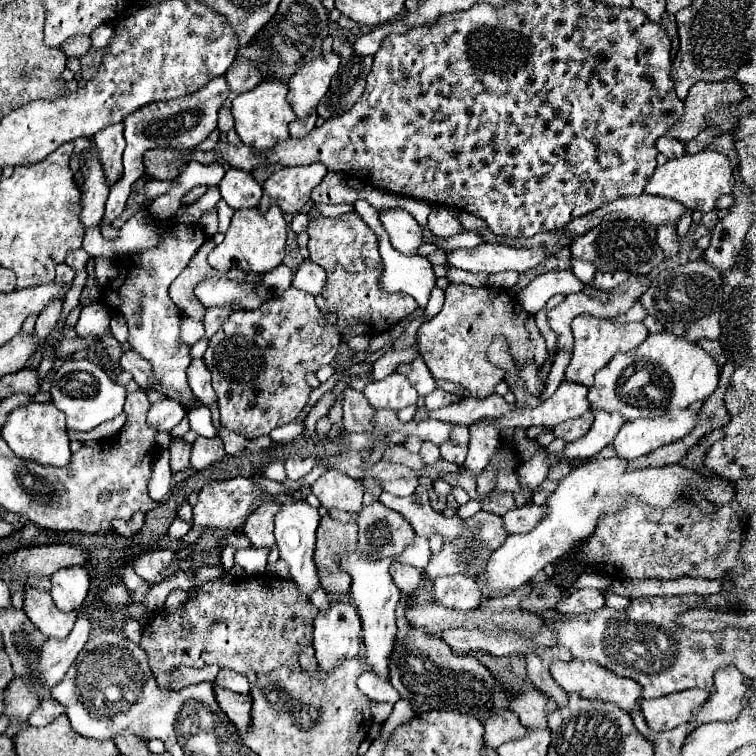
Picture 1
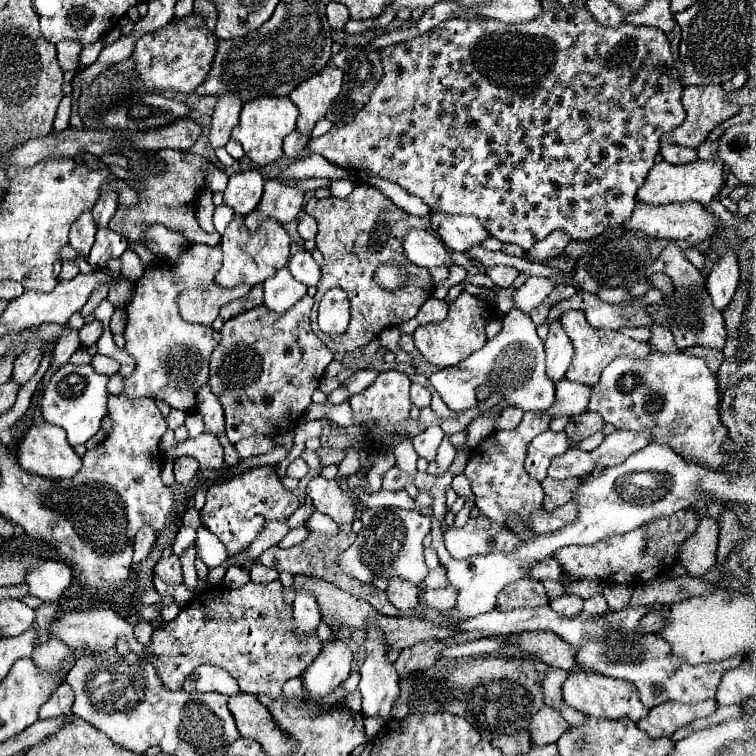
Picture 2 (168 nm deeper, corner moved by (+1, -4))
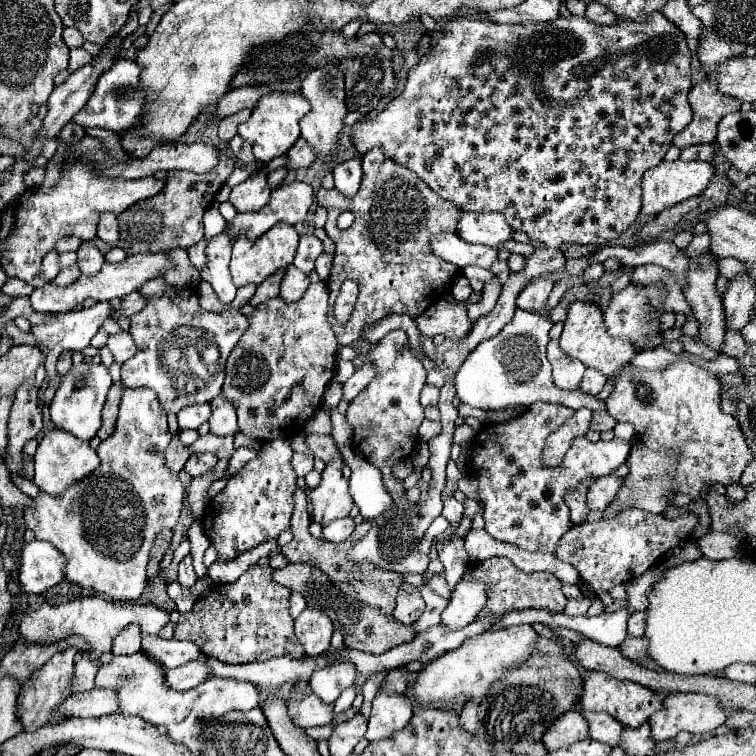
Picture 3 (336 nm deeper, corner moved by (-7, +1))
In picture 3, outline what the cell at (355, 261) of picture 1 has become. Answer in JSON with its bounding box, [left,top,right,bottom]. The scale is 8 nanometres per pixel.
[316,147,462,345]

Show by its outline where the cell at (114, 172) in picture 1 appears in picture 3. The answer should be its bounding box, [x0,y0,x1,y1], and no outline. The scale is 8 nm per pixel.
[96,213,118,247]

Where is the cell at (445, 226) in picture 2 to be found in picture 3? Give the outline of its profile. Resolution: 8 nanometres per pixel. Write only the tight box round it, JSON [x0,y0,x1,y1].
[458,213,514,247]

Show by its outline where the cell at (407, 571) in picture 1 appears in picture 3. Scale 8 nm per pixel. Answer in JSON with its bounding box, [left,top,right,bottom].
[392,583,424,625]

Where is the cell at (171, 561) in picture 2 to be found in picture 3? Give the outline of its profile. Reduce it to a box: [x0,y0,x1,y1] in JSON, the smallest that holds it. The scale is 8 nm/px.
[178,555,196,587]

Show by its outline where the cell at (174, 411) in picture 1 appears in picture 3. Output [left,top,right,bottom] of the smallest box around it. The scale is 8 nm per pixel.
[178,403,212,429]

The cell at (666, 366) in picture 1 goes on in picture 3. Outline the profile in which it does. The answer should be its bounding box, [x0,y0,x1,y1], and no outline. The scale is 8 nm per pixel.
[606,359,752,501]

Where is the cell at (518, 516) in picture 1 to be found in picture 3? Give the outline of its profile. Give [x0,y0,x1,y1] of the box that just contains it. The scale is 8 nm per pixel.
[588,475,622,511]

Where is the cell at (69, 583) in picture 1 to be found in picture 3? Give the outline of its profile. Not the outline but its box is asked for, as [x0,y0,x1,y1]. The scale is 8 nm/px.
[18,541,64,593]

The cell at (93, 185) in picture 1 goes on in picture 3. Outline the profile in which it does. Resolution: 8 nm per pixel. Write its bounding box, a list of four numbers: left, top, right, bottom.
[78,241,104,275]

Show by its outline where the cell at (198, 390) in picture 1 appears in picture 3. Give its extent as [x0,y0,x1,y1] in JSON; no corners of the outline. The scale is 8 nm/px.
[208,395,238,437]

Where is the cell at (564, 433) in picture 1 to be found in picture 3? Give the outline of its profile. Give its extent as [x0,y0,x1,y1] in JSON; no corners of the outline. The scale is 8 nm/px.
[590,411,618,433]

